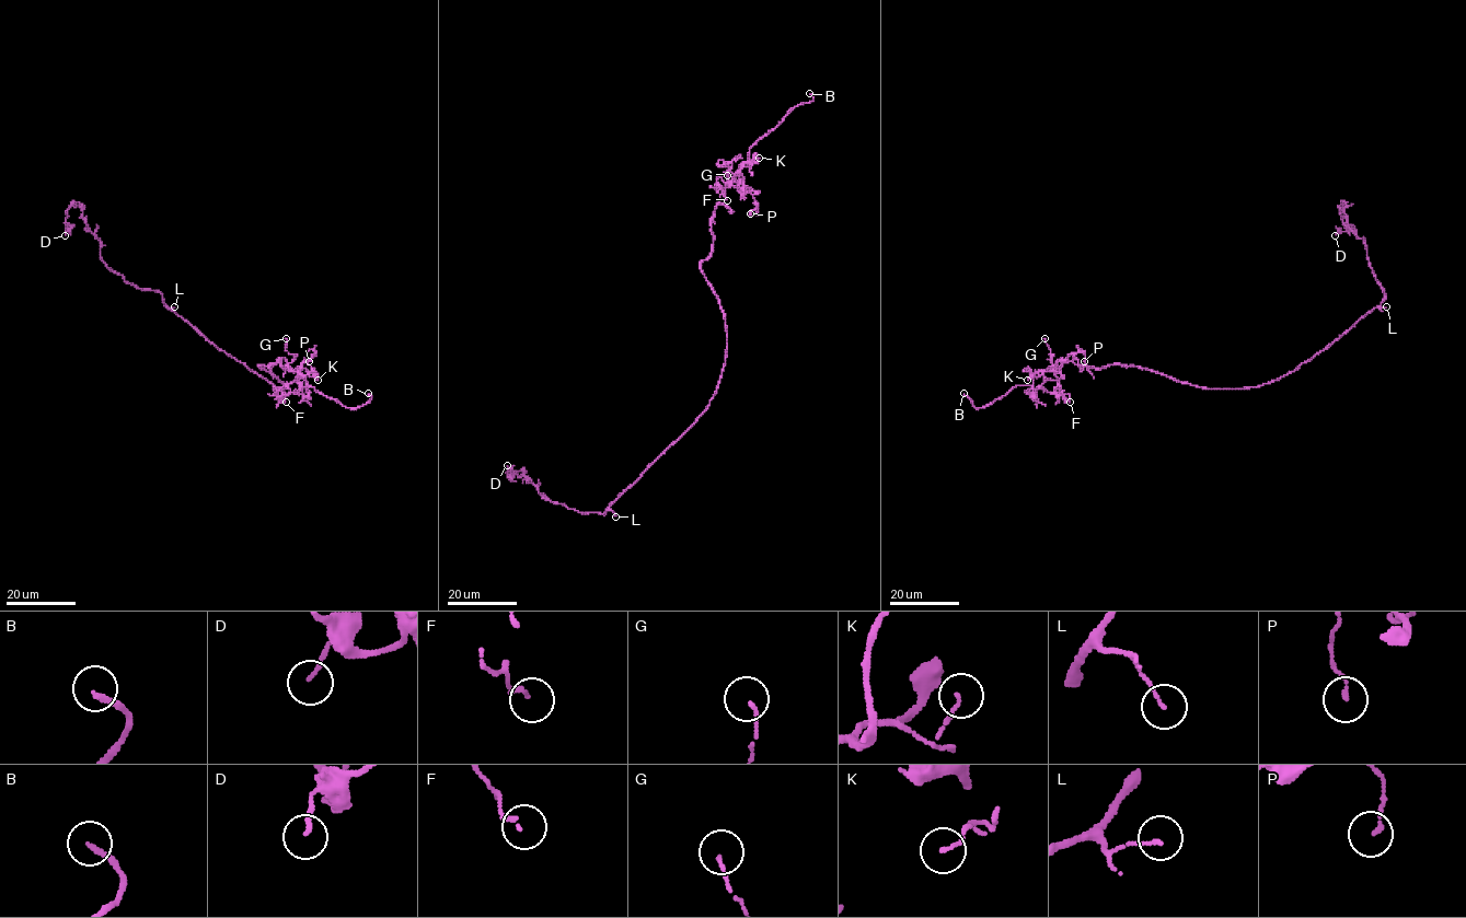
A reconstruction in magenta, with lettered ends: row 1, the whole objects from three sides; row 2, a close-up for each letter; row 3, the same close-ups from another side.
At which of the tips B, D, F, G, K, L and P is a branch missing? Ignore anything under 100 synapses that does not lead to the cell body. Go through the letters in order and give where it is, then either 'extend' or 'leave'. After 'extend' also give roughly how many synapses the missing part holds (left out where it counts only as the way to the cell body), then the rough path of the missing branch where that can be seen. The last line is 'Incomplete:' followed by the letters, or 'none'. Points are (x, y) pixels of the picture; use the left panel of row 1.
B: place (368, 393); extend; course (368, 393), (329, 394), (286, 385), (244, 383)
D: place (65, 235); leave
F: place (286, 402); leave
G: place (286, 338); leave
K: place (318, 380); leave
L: place (174, 306); leave
P: place (309, 361); leave
Incomplete: B

